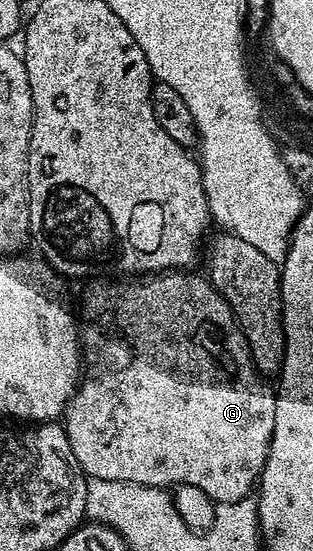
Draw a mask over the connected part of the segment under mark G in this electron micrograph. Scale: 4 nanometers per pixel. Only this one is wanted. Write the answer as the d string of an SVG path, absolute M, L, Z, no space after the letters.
M178 269L153 273L146 279L133 277L128 281L93 281L88 284L90 287L81 295L81 311L79 307L83 374L77 385L77 392L65 407L63 426L67 441L71 441L71 453L75 453L75 461L79 461L81 470L89 479L127 481L135 485L166 489L194 487L203 489L203 493L207 493L207 497L212 499L214 504L230 503L250 498L258 486L263 465L269 460L273 431L277 427L277 396L274 388L265 384L268 382L253 363L243 329L237 324L237 319L225 298L213 288L213 284L204 274L189 274L193 273Z

